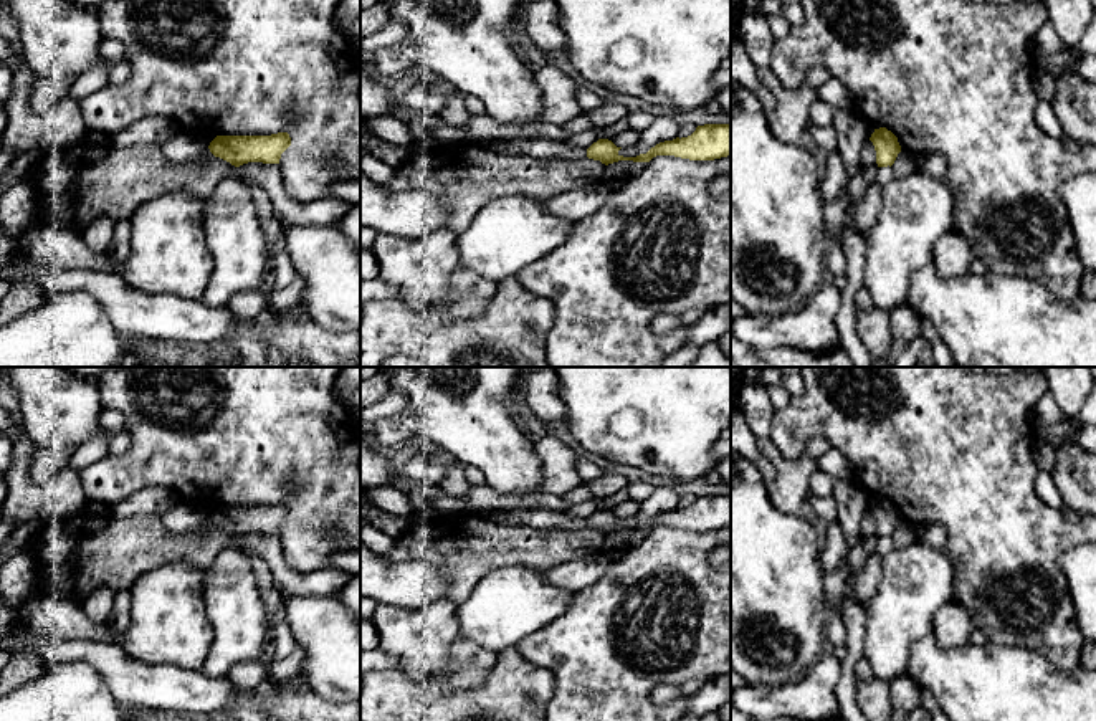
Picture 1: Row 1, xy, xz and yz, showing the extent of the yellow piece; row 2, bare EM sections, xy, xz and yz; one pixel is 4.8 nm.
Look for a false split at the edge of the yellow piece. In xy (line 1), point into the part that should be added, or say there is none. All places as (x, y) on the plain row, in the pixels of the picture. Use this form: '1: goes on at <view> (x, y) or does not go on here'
1: does not go on here

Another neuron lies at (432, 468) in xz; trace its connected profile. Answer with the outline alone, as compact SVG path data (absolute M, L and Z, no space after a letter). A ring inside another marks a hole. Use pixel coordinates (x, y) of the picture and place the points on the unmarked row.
M417 453L397 471L400 476L417 483L441 485L451 456L448 453Z

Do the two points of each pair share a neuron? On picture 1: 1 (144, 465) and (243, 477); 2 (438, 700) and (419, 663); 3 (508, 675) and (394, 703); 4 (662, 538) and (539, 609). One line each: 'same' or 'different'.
1: same
2: different
3: same
4: different

